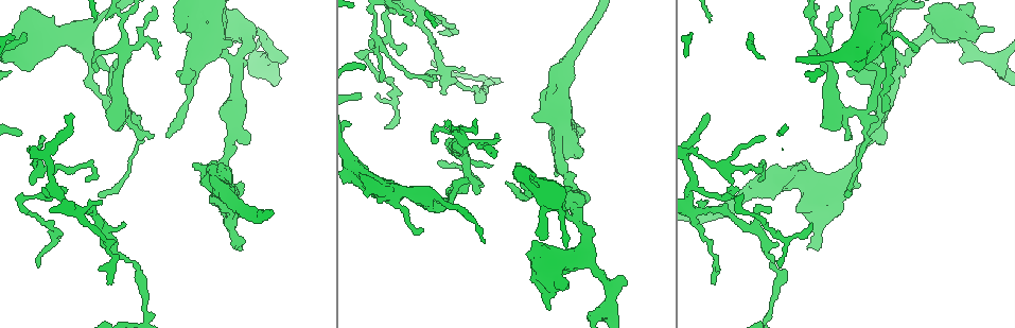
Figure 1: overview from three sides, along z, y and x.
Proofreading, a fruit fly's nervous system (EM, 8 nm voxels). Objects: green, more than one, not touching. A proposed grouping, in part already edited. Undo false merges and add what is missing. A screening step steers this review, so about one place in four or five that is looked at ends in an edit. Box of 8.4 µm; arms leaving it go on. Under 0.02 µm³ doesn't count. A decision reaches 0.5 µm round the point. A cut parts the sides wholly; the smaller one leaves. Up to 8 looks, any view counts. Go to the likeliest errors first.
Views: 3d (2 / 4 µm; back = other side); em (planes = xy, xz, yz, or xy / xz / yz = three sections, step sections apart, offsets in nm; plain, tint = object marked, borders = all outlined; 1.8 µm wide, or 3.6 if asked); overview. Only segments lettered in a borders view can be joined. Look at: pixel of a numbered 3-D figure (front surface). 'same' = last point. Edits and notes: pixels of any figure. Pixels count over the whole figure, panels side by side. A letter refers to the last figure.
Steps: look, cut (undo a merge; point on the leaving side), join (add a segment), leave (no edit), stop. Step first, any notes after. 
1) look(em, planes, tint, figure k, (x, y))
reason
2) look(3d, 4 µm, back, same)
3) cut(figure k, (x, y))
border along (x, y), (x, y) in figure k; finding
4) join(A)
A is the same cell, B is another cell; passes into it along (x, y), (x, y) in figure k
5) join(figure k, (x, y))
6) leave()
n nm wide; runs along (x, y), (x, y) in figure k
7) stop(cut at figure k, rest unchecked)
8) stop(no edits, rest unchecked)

look(em, planes, tint, figure 1, (230, 60))
thick turns thin

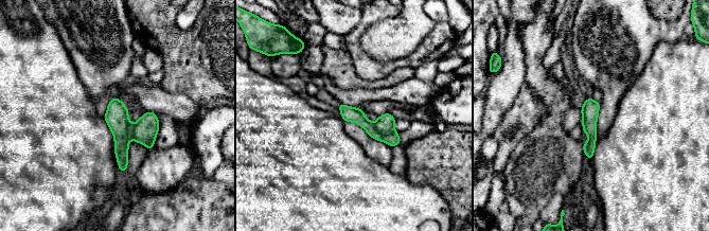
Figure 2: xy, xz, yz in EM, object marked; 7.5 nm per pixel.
look(em, planes, borders, same)
what lies round it

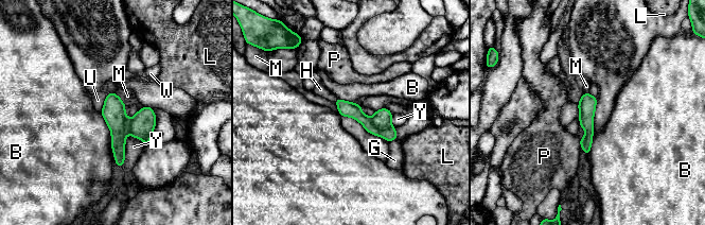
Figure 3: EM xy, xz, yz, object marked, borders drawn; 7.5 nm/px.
cut(figure 3, (353, 110))
120 nm wide; B, G, H, L, M, P, U, W and Y are other cells; border along (370, 118), (380, 128), (391, 125) in figure 3; a second neuron is stuck on

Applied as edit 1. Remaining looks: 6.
look(em, yz, step 8, tint, figure 1, (733, 197))
sharp bend

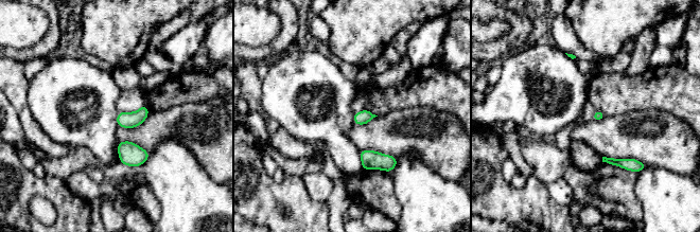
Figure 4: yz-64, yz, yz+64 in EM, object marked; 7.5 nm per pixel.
look(em, planes, borders, same)

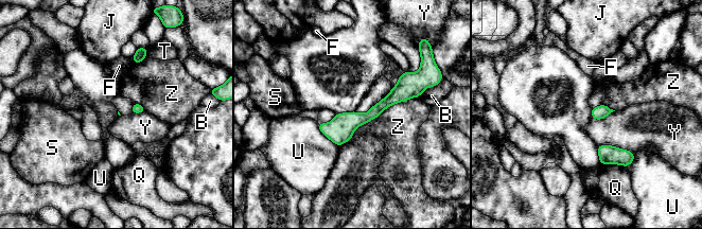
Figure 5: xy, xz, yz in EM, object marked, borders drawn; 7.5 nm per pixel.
leave()
B, F, J, Q, S, T, U, Y and Z are other cells; one neuron here

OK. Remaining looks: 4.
look(em, xy, step 4, tint, figure 1, (411, 23))
tapers out

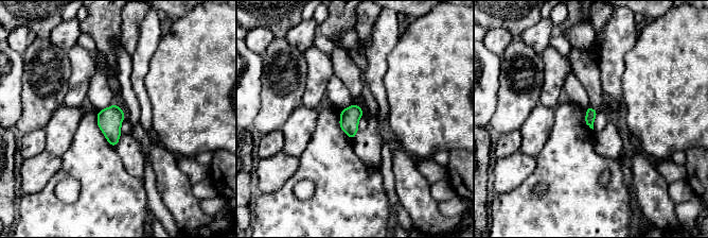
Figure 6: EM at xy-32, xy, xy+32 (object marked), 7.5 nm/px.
look(em, xz, step 16, borders, same)
cut it another way

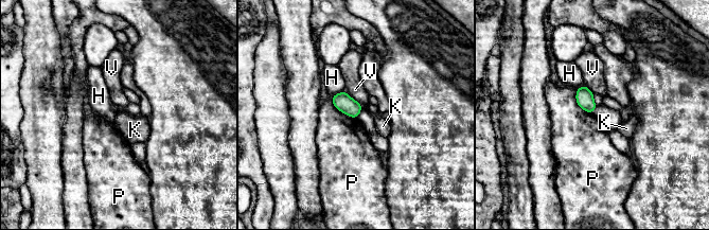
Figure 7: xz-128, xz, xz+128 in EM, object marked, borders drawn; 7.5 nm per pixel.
leave()
H, K, P and V are other cells; border along (331, 96), (339, 110), (356, 119) in figure 7; none of them fits

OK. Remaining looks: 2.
stop(cut at figure 3, rest unchecked)

